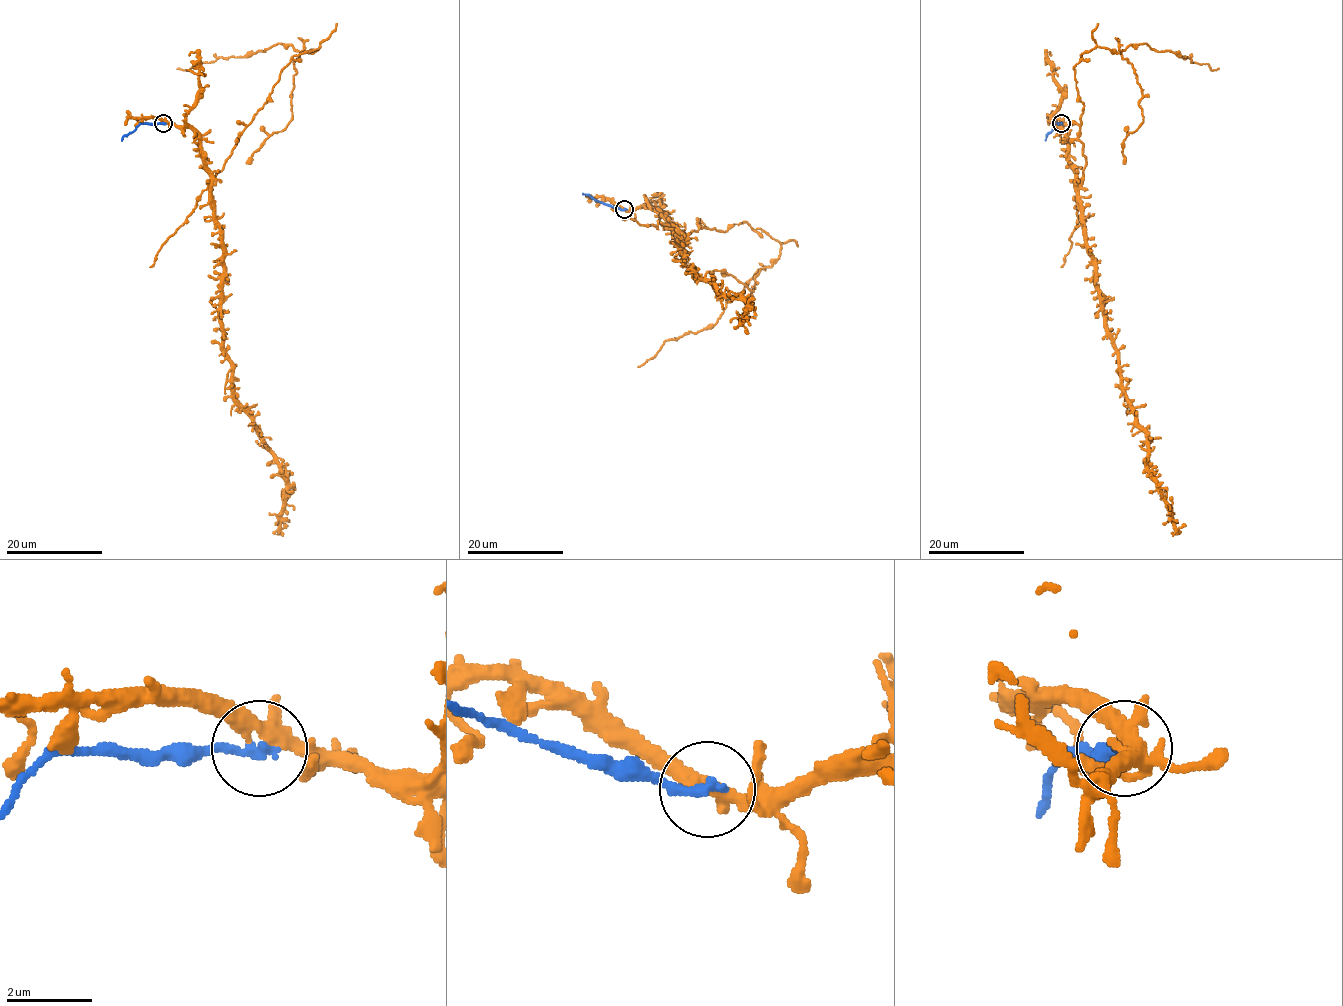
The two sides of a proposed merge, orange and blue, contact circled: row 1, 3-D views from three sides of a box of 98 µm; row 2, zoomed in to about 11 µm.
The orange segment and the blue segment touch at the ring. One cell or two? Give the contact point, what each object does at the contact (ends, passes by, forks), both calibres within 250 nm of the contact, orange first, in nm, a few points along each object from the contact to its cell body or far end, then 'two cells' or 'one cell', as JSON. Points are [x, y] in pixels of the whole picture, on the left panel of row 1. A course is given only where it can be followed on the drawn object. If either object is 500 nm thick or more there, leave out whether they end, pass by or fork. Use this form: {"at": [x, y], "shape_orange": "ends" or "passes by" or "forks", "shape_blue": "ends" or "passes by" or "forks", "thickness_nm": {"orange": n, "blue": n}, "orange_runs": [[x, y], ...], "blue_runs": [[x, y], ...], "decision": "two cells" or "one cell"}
{"at": [163, 123], "shape_orange": "forks", "shape_blue": "ends", "thickness_nm": {"orange": 280, "blue": 240}, "orange_runs": [[162, 123], [190, 129], [211, 178], [223, 253], [221, 347], [238, 406], [285, 482], [281, 524], [287, 525]], "blue_runs": [[164, 123], [140, 124], [121, 141]], "decision": "two cells"}

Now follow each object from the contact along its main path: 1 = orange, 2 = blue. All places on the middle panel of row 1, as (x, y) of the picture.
1: (623, 210), (651, 207), (681, 234), (682, 260), (719, 293), (740, 296), (746, 302), (742, 320), (748, 334)
2: (625, 210), (614, 208), (582, 193)

